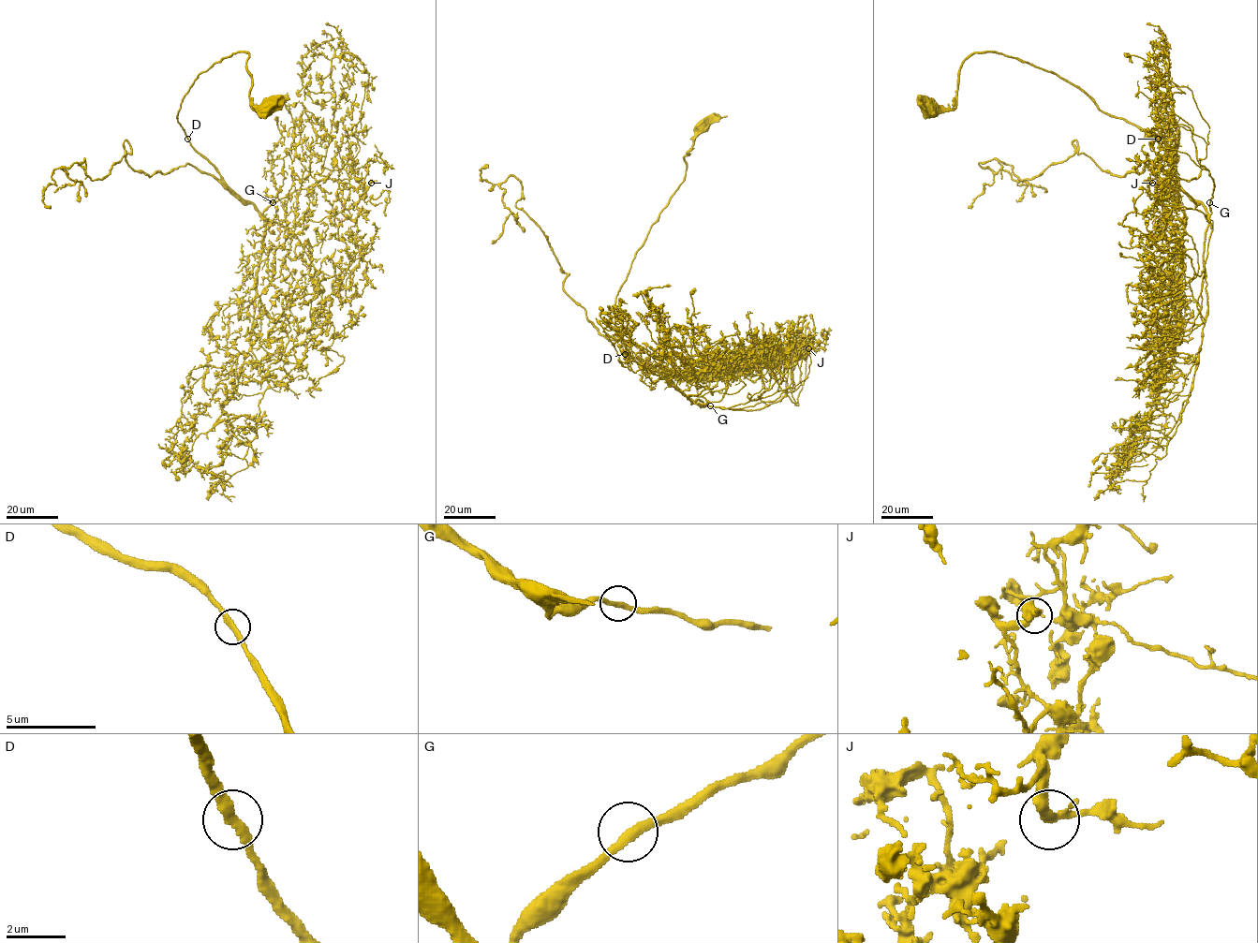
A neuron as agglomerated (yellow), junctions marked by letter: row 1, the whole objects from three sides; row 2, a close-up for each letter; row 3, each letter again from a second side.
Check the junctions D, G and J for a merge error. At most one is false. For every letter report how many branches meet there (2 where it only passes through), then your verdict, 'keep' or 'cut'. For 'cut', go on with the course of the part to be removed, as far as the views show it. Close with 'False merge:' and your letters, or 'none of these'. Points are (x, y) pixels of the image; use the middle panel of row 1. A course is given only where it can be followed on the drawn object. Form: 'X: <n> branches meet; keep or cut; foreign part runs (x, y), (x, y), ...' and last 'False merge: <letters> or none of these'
D: 2 branches meet; keep
G: 2 branches meet; keep
J: 2 branches meet; keep
False merge: none of these

